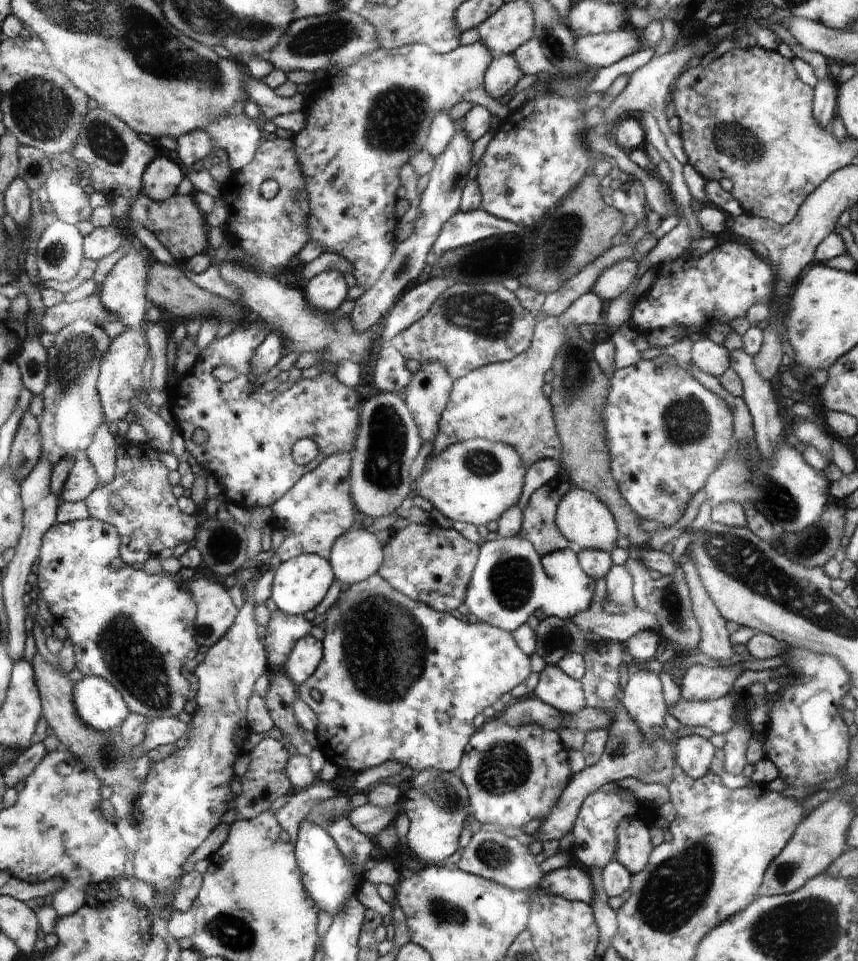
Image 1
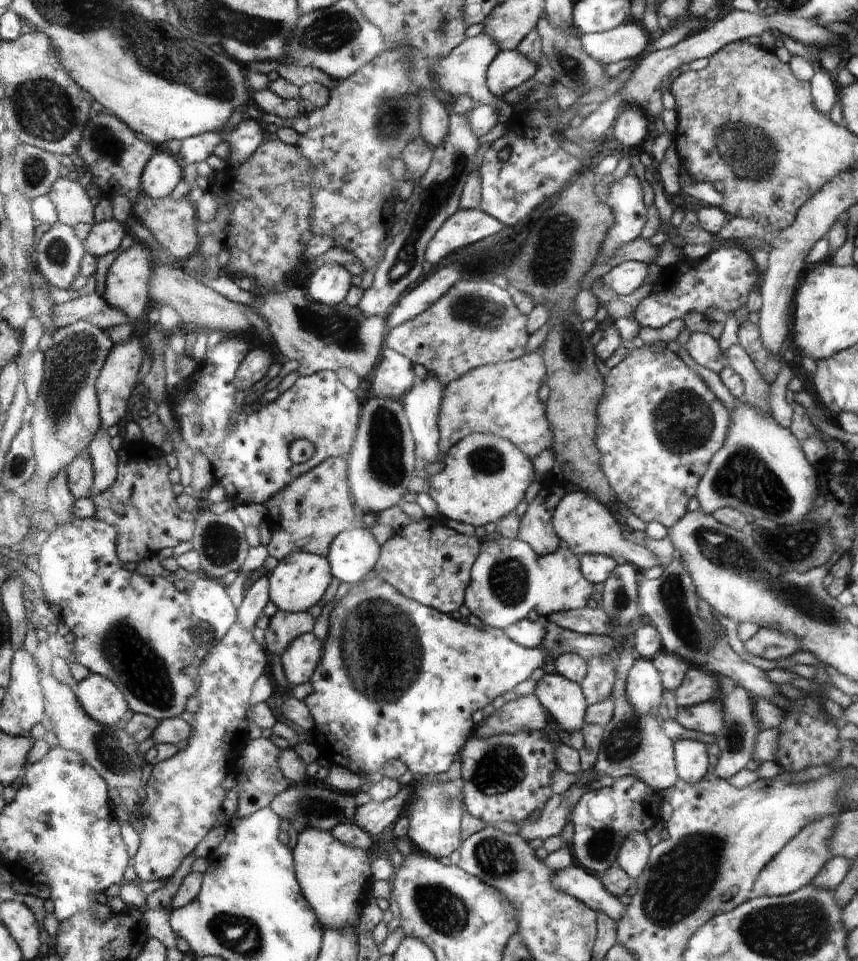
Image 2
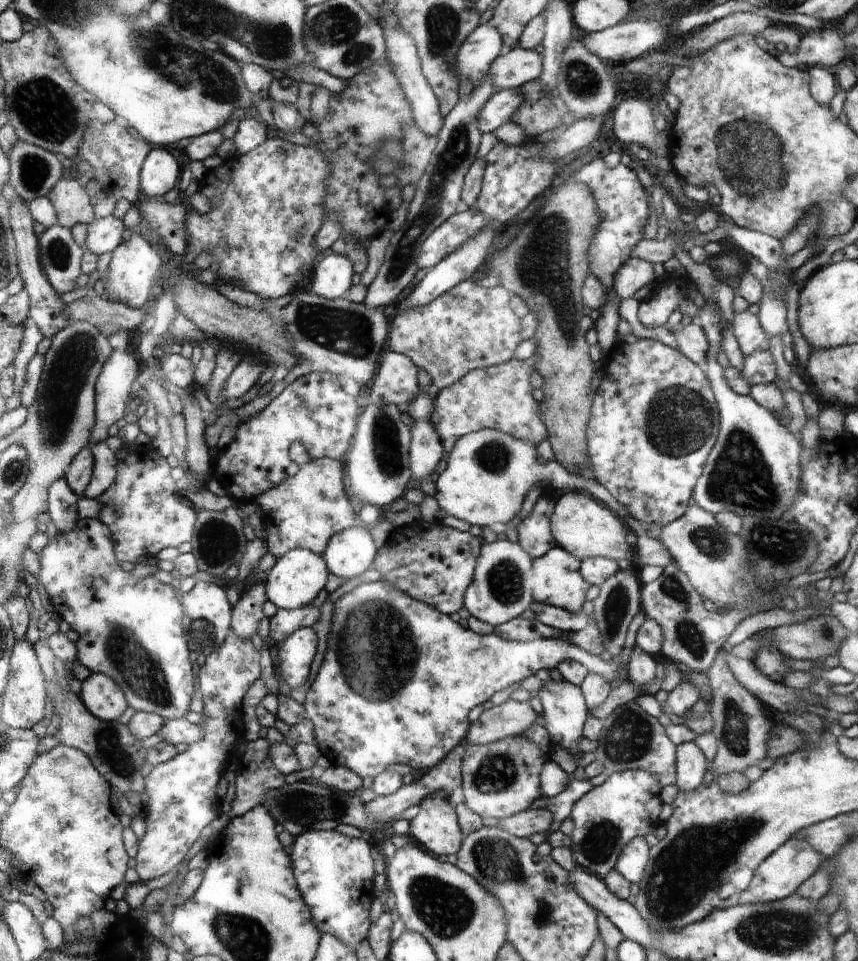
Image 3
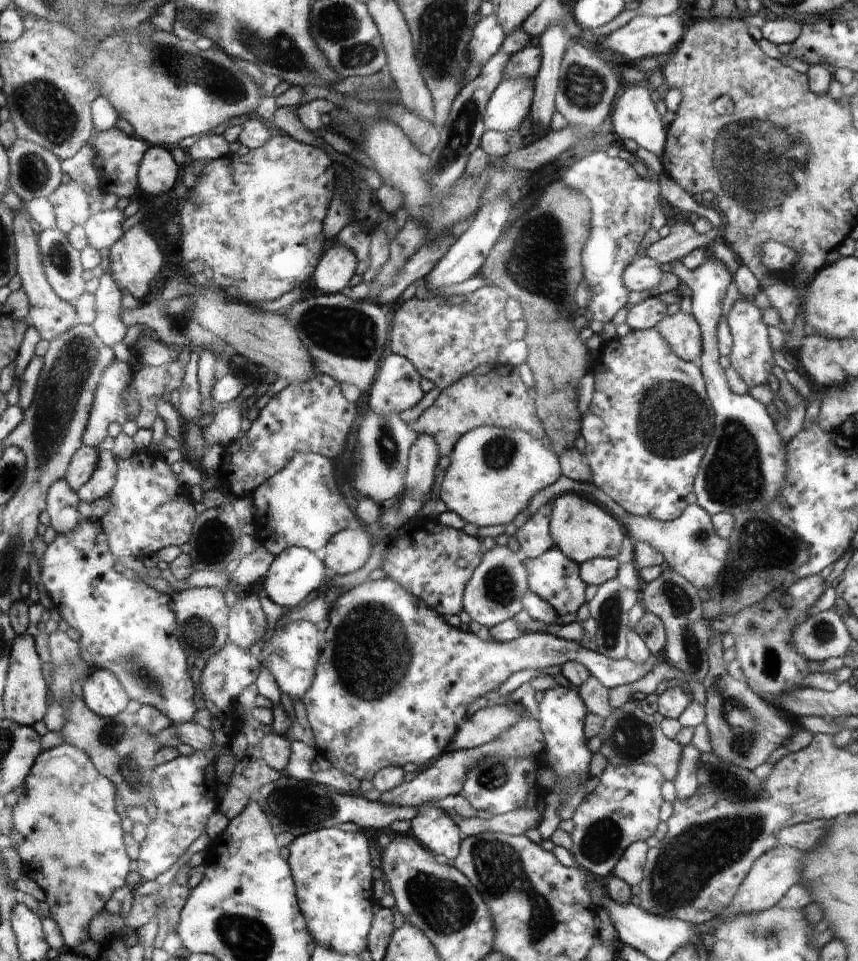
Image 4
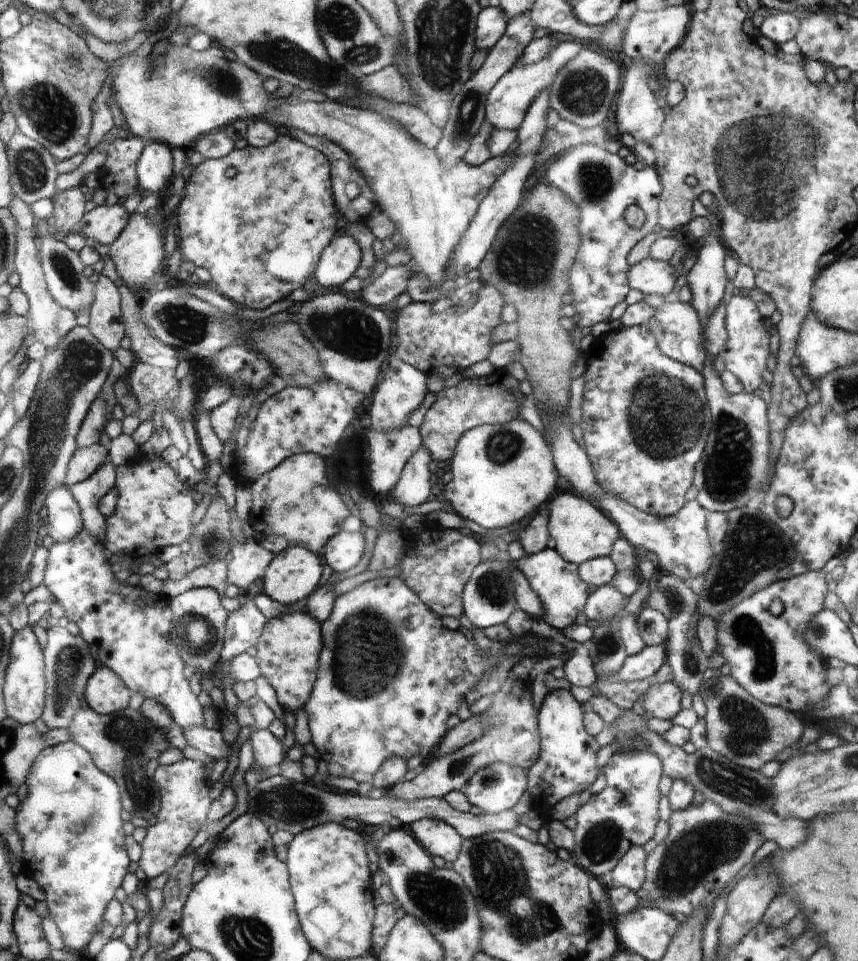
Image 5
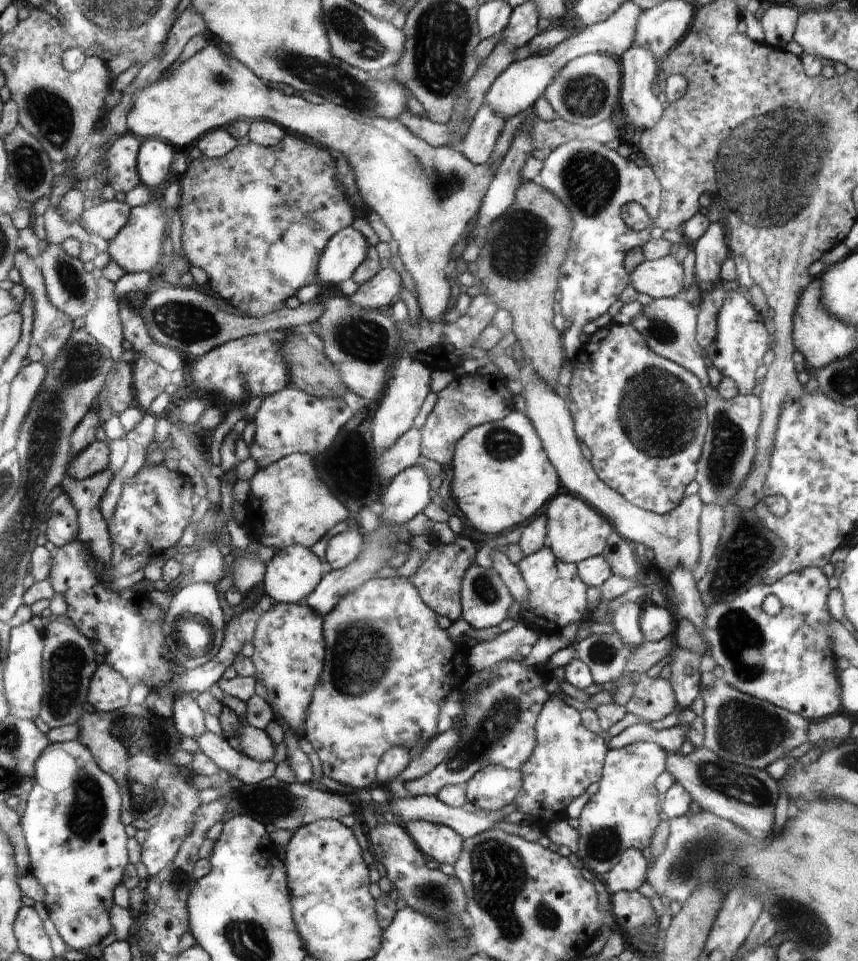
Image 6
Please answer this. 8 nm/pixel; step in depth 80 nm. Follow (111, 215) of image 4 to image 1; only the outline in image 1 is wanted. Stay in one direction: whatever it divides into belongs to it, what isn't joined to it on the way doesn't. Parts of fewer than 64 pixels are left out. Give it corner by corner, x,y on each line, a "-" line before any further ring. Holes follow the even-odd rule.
116,226
95,228
90,234
83,237
83,258
98,262
104,256
112,254
122,241
122,234

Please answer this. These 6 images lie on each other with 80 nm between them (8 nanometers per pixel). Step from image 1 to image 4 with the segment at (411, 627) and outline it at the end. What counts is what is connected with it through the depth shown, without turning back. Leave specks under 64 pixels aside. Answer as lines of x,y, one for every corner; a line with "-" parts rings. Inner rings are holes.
389,576
379,580
369,579
343,592
335,600
328,622
324,632
325,647
318,658
314,682
301,701
307,710
317,754
326,758
332,767
353,774
359,781
372,780
387,767
403,767
407,762
428,764
438,760
450,740
456,738
470,702
492,692
518,670
540,670
576,661
610,690
638,681
663,658
653,655
648,663
639,665
628,658
608,658
594,652
588,645
546,633
524,633
511,641
482,640
474,633
462,632
462,628
452,628
439,611
416,598

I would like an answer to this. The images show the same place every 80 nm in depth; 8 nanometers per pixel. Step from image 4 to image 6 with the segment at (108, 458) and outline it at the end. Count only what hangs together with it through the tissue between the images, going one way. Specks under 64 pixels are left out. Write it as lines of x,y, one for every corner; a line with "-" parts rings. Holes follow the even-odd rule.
106,469
82,480
73,479
70,475
65,474
64,482
62,482
63,492
67,493
73,502
73,507
77,510
79,520
77,539
91,552
91,557
98,559
103,566
107,565
117,552
113,546
114,542
111,539
107,521
101,515
99,507
100,501
112,479
113,474

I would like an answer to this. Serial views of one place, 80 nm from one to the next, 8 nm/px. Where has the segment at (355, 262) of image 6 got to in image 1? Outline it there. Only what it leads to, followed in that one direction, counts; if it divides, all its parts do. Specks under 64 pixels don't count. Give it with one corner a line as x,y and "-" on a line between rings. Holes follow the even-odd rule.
325,270
309,280
303,289
307,301
325,313
334,313
348,296
348,286
342,273

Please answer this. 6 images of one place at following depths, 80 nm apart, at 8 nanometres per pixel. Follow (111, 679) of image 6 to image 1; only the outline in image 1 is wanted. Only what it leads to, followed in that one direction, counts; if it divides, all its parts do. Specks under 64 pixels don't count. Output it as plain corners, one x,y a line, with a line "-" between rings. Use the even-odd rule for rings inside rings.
86,674
75,683
75,706
80,718
93,729
107,731
119,727
128,718
131,710
126,708
127,701
105,678

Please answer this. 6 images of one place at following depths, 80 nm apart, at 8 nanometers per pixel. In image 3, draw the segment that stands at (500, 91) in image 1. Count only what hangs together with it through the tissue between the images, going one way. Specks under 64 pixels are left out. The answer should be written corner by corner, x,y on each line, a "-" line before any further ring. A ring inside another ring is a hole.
519,46
503,50
493,62
489,72
493,94
504,89
519,89
530,80
536,80
543,72
543,59
539,53

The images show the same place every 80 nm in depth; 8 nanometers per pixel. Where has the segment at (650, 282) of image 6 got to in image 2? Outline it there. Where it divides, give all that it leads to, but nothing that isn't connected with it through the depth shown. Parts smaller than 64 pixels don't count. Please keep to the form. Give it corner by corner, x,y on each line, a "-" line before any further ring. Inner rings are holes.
622,261
604,276
604,288
622,296
630,294
643,284
647,267
640,261

